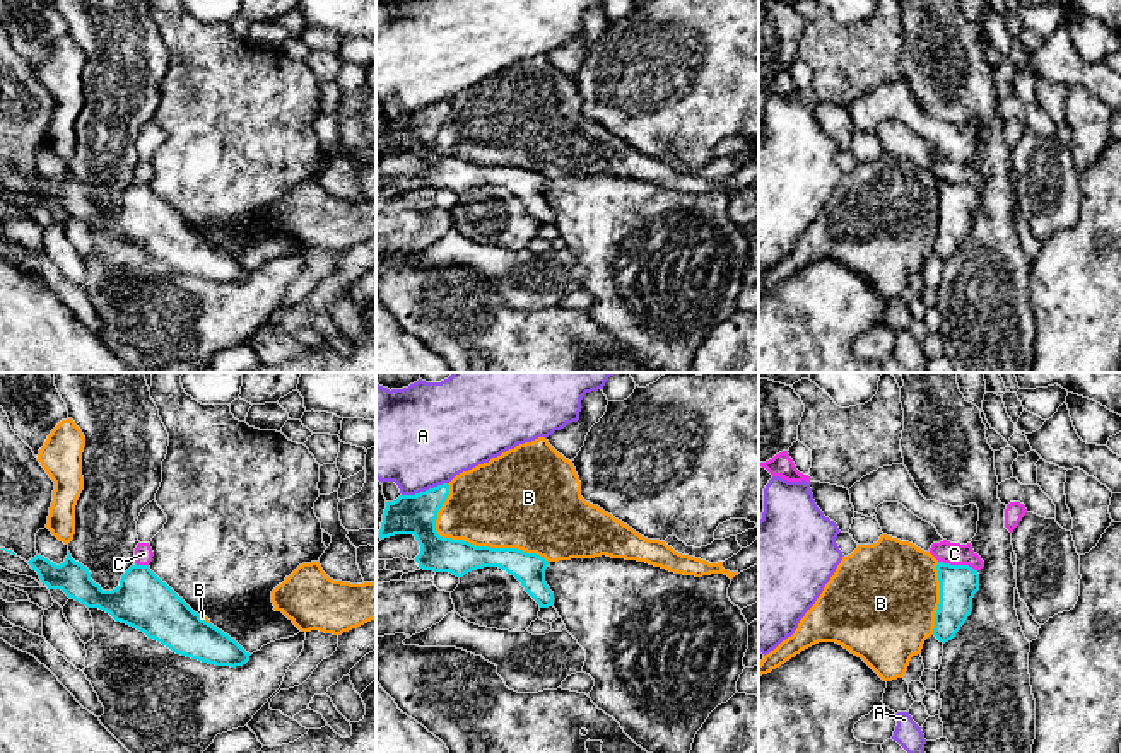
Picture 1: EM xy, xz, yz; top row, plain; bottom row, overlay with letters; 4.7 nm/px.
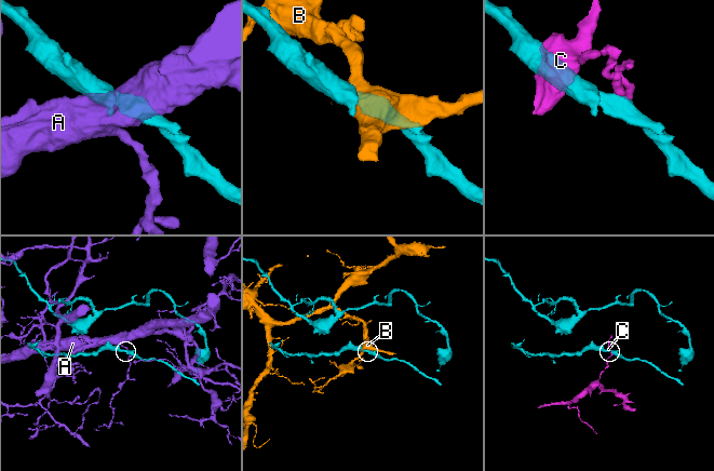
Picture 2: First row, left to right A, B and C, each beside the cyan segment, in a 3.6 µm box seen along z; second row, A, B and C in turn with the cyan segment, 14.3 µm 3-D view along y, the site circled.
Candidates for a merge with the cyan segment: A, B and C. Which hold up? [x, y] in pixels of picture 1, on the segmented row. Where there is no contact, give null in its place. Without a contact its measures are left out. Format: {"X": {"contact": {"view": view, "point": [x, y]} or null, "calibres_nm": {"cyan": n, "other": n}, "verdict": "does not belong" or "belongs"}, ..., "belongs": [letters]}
{"A": {"contact": {"view": "xz", "point": [426, 490]}, "calibres_nm": {"cyan": 190, "other": 480}, "verdict": "does not belong"}, "B": {"contact": {"view": "xz", "point": [467, 542]}, "calibres_nm": {"cyan": 170, "other": 420}, "verdict": "does not belong"}, "C": {"contact": {"view": "yz", "point": [957, 566]}, "calibres_nm": {"cyan": 180, "other": 110}, "verdict": "does not belong"}, "belongs": []}

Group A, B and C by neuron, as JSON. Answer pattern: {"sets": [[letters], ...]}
{"sets": [["A"], ["B"], ["C"]]}

